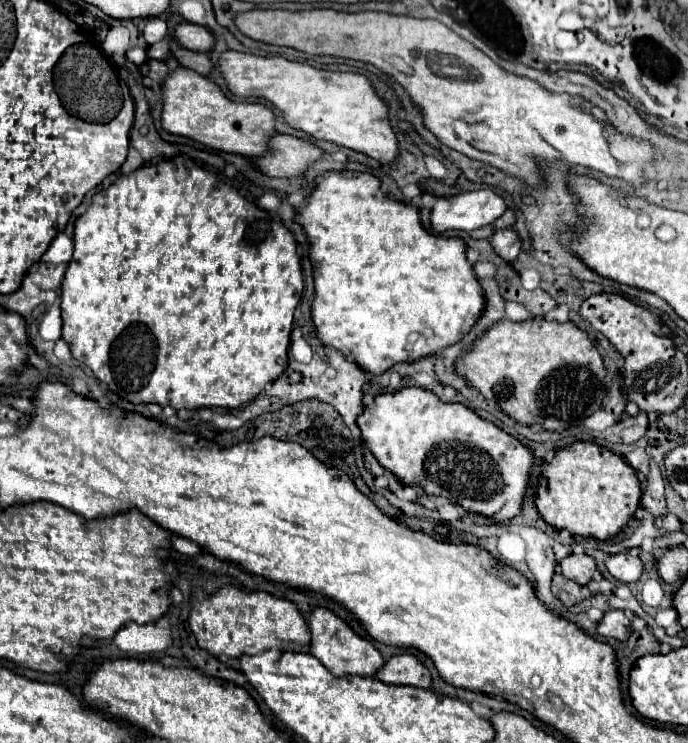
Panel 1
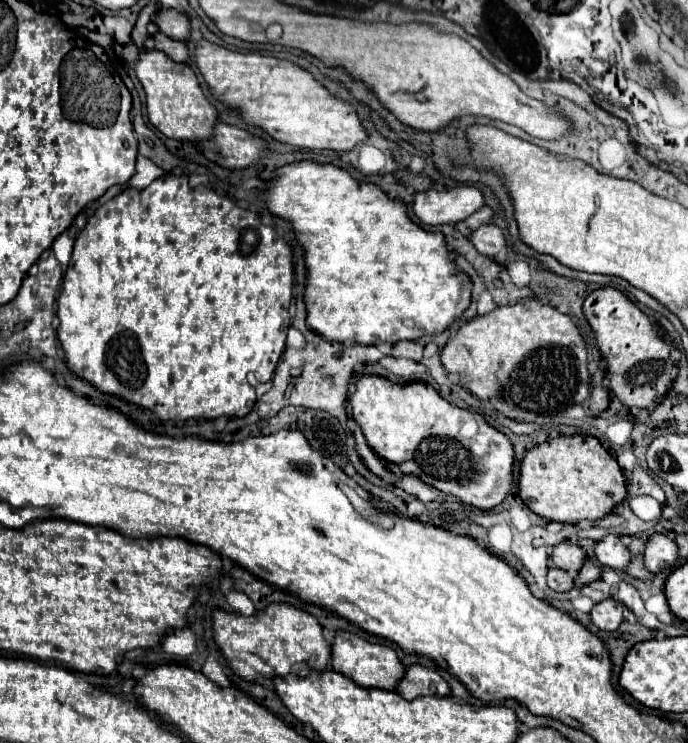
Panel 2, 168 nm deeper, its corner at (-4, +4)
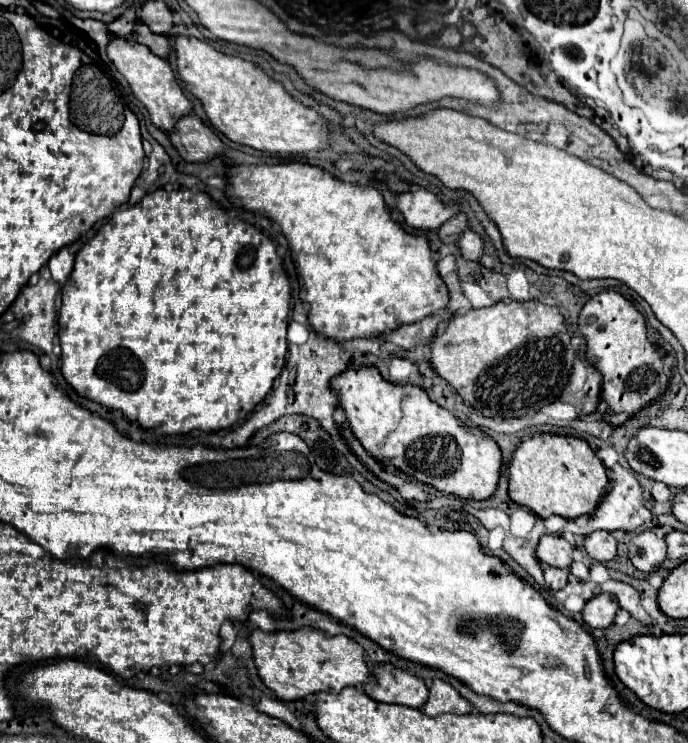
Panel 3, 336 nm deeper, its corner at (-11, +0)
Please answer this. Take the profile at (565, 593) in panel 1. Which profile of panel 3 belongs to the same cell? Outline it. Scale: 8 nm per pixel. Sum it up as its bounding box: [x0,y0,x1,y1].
[544,566,568,592]

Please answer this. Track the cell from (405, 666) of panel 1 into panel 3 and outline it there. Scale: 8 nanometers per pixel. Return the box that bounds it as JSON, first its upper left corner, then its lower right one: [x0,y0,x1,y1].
[422,680,474,716]

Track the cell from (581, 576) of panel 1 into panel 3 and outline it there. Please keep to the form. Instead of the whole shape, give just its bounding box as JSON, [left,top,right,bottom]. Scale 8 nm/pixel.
[536,534,574,568]

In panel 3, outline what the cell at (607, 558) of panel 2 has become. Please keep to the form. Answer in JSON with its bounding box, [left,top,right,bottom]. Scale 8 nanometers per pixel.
[584,530,616,562]

